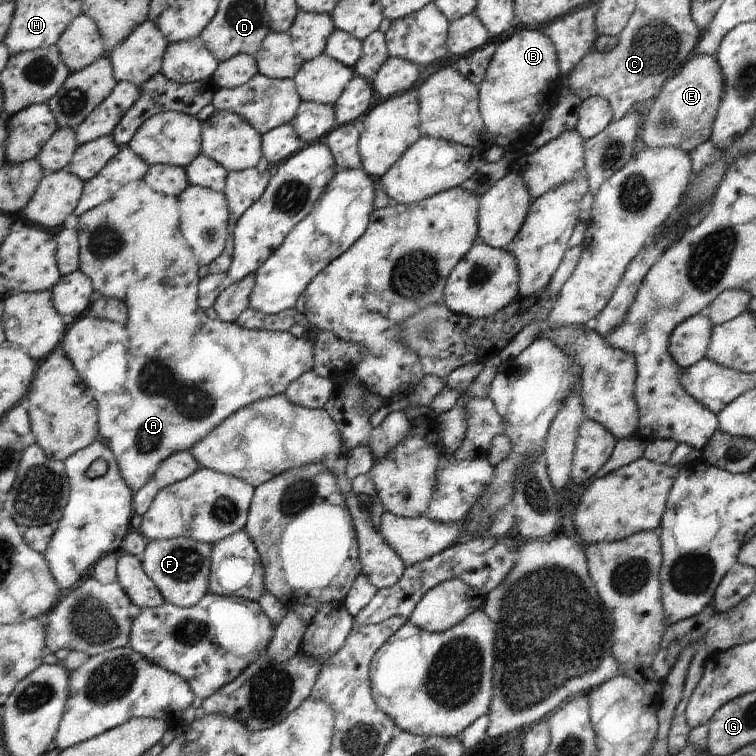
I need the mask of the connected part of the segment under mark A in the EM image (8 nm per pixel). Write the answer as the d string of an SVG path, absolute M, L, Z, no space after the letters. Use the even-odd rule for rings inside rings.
M141 179L120 188L112 200L84 212L74 227L79 243L79 271L92 282L94 291L107 298L122 300L128 309L125 325L129 335L126 342L128 374L110 438L105 442L112 450L120 474L132 493L152 480L154 472L168 456L190 451L196 442L206 438L240 408L285 394L294 380L313 371L312 346L307 338L294 338L288 332L248 330L238 324L210 320L206 316L206 312L198 306L200 264L180 231L180 214L178 198L155 192ZM180 336L192 336L196 346L176 352L178 344L174 346L174 342Z

